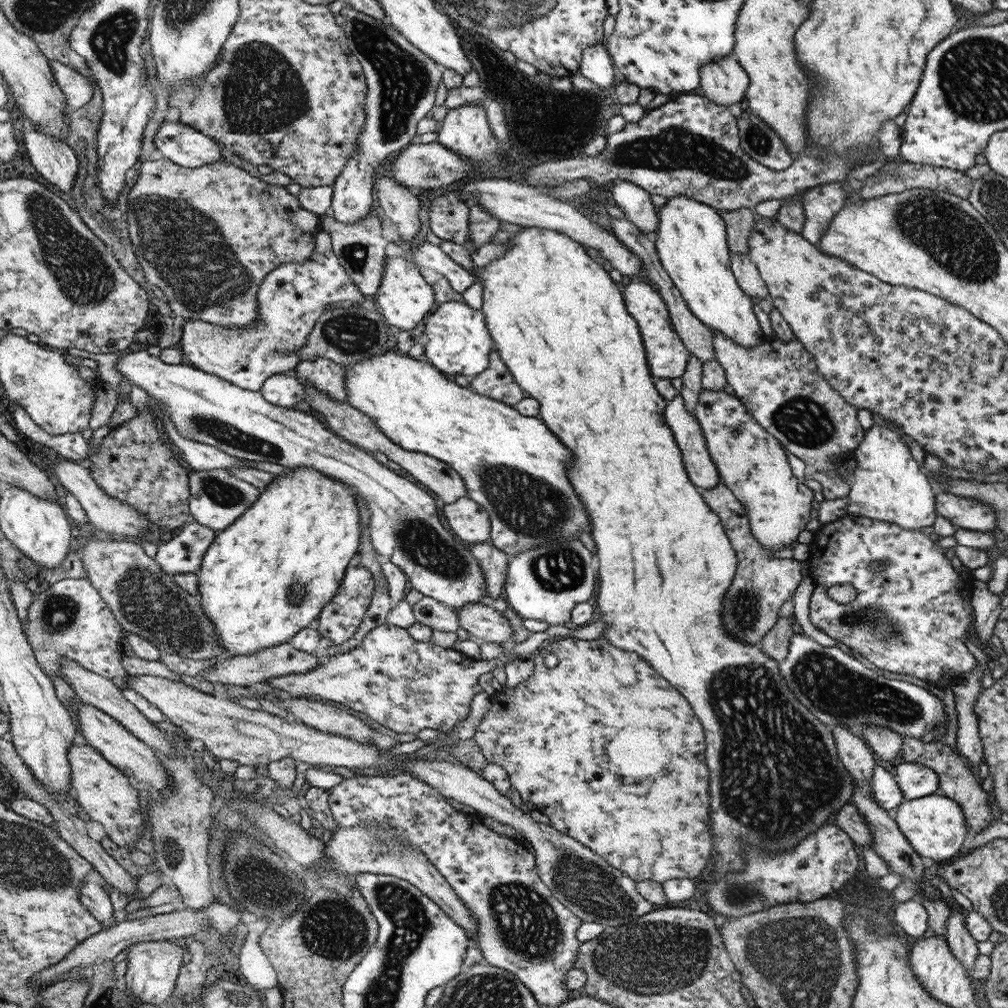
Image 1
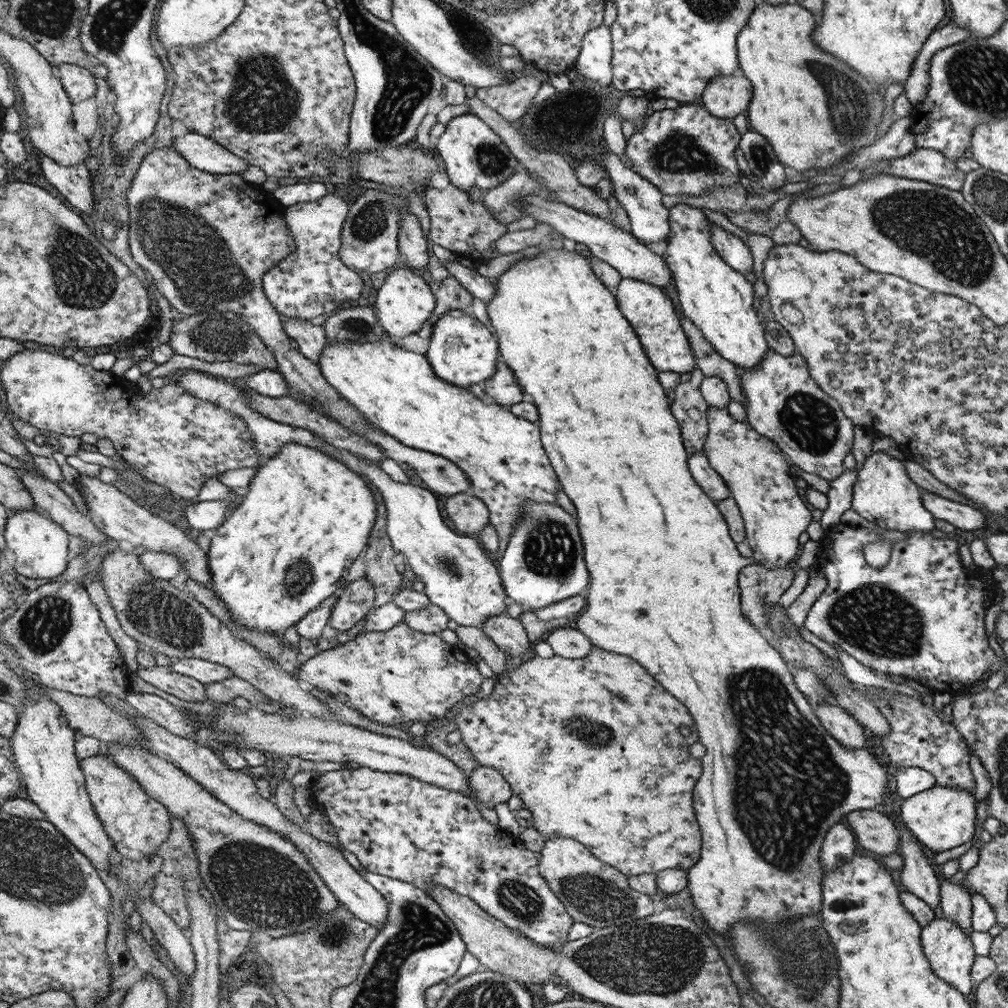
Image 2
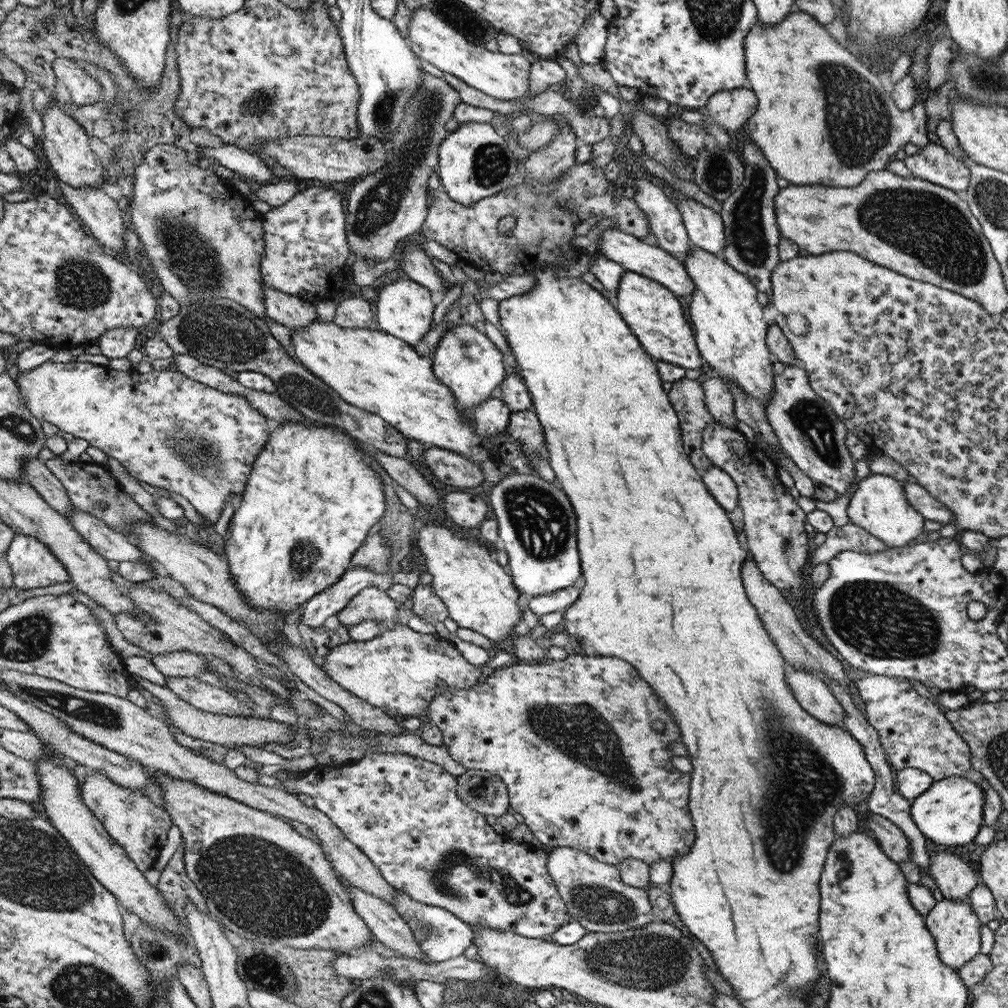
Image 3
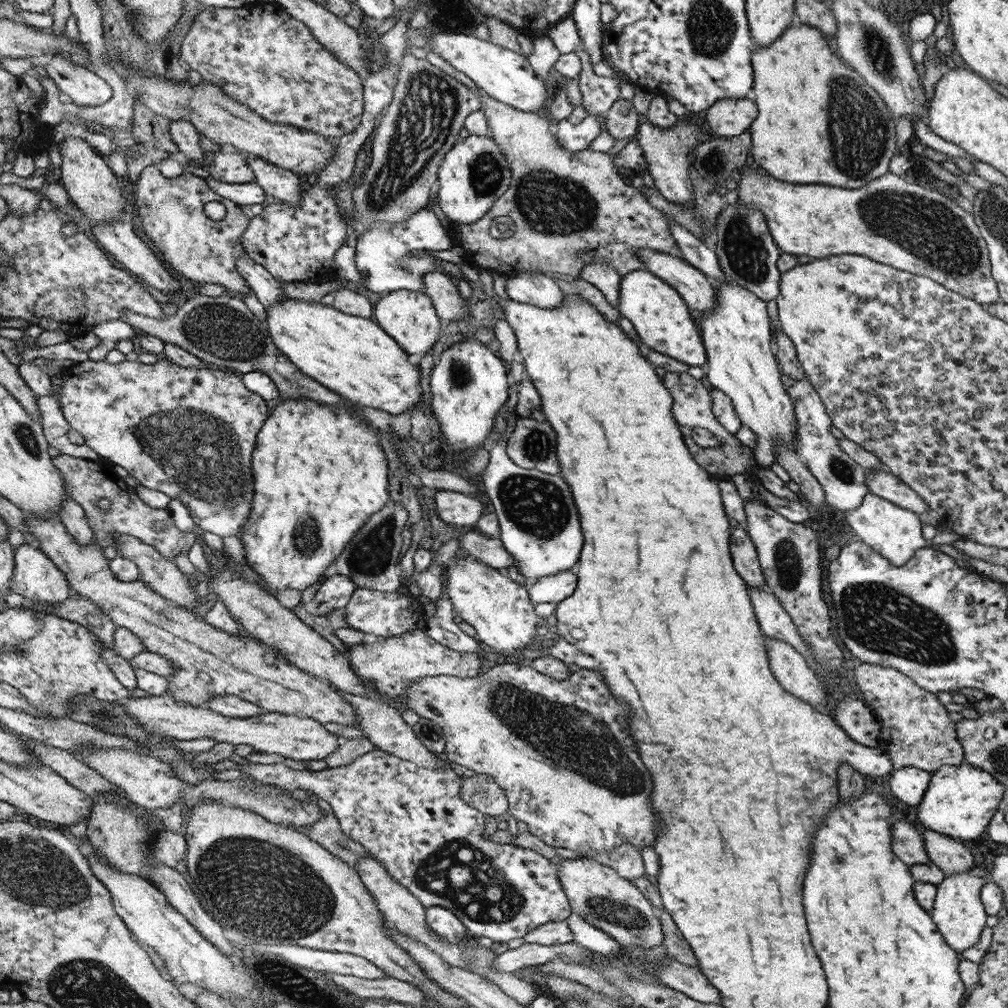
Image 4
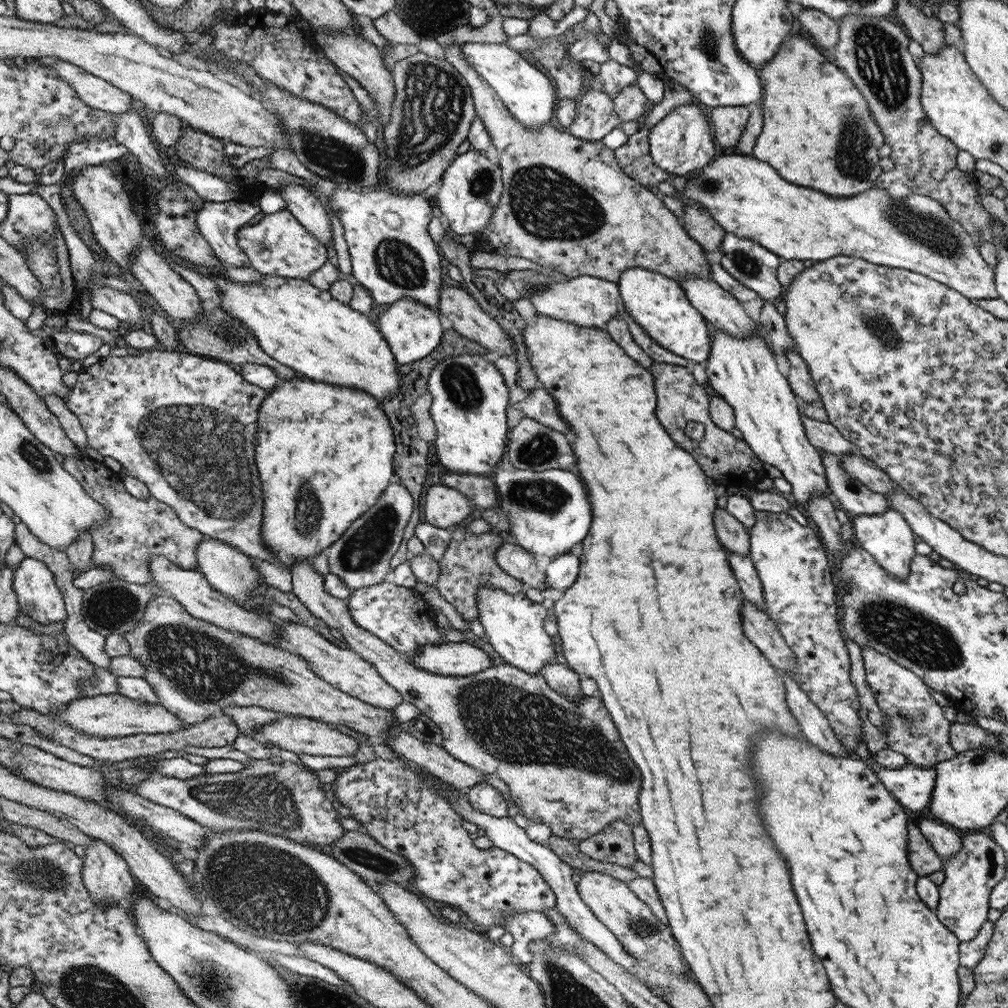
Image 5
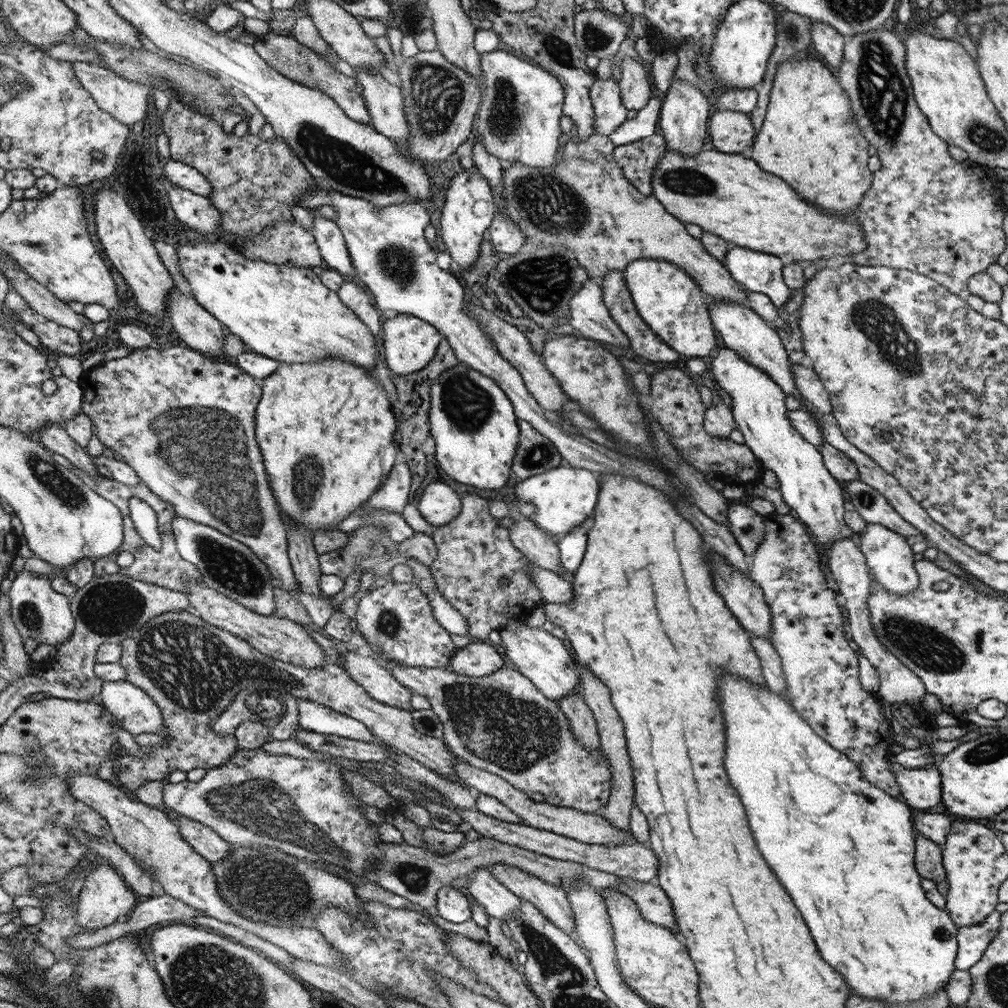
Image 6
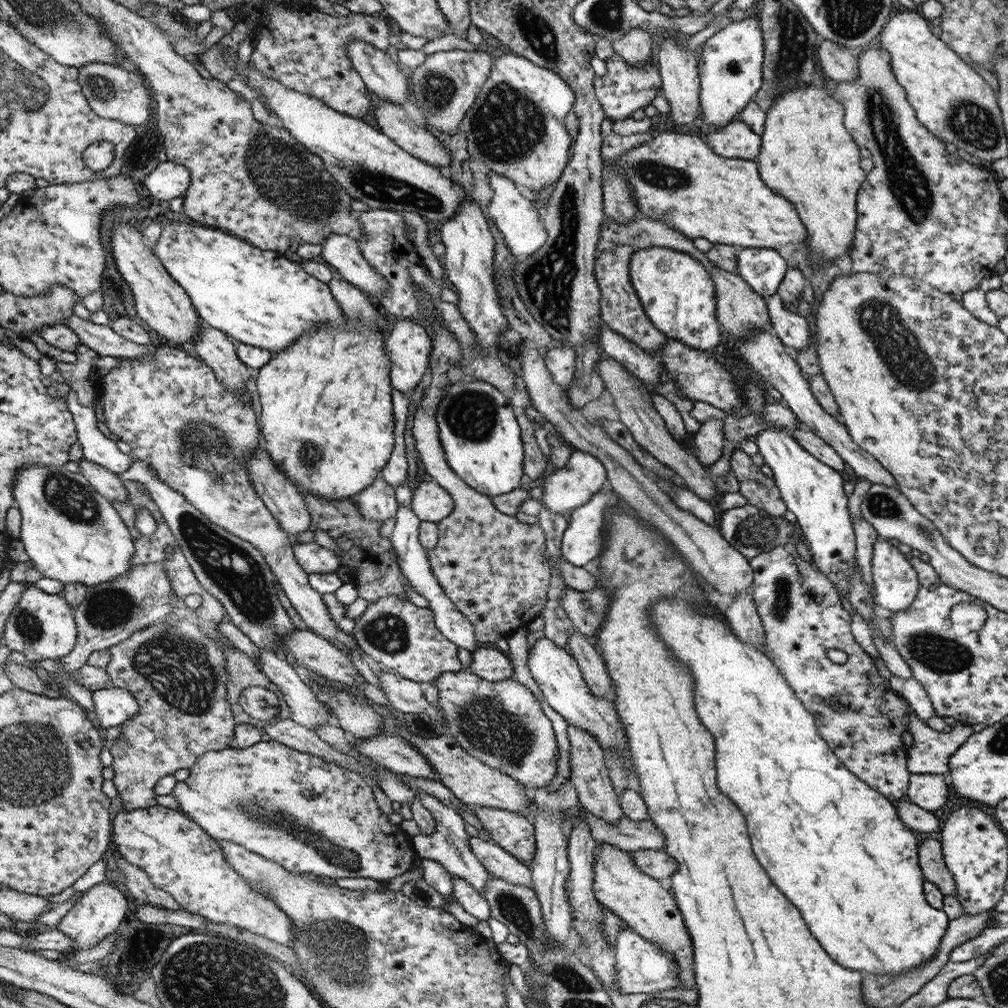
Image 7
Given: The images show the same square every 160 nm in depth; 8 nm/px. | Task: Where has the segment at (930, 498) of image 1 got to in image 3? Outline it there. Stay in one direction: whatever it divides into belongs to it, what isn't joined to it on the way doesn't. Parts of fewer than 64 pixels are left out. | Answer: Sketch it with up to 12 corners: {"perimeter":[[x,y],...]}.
{"perimeter":[[869,472],[847,515],[890,549],[906,546],[925,518],[903,483]]}

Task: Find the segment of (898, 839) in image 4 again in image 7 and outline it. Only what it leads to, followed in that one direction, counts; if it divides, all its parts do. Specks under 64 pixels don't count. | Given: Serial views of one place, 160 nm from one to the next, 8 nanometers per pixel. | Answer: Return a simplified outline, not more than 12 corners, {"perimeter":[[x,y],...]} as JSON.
{"perimeter":[[927,835],[917,855],[925,880],[957,898],[939,838]]}

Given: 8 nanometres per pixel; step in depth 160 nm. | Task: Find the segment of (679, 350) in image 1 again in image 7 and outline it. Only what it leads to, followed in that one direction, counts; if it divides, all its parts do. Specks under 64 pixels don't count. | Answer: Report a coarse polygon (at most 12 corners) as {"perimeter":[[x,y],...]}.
{"perimeter":[[673,248],[631,256],[630,281],[667,338],[713,349],[714,280]]}

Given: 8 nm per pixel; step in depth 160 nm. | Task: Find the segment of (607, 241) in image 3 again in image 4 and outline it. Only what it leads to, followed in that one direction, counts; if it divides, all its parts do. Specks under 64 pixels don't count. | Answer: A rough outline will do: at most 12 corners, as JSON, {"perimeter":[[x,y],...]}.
{"perimeter":[[638,249],[644,270],[690,308],[717,307],[714,282],[689,262]]}

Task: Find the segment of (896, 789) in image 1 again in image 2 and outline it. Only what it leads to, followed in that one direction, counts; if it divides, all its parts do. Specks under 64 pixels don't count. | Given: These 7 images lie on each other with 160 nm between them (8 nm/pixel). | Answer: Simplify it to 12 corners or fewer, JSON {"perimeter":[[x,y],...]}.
{"perimeter":[[588,258],[487,302],[576,506],[577,630],[689,709],[712,930],[820,912],[889,769],[744,617],[738,551]]}

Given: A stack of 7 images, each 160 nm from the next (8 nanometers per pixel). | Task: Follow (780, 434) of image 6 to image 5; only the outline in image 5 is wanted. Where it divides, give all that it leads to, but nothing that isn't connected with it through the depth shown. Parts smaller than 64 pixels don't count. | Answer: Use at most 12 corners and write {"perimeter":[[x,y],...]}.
{"perimeter":[[716,329],[708,388],[807,510],[831,496],[800,400],[762,335]]}

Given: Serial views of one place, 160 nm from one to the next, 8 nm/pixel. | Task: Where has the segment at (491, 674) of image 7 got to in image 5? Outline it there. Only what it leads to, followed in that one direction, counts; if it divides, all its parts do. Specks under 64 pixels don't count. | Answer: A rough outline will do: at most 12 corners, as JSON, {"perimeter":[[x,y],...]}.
{"perimeter":[[464,641],[422,646],[414,667],[452,677],[493,666]]}

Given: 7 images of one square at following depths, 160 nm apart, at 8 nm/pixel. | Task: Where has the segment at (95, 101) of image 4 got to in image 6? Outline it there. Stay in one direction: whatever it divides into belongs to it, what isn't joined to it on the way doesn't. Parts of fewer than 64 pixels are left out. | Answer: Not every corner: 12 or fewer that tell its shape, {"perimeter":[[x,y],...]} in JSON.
{"perimeter":[[76,61],[77,79],[106,112],[134,125],[146,116],[147,85],[96,62]]}

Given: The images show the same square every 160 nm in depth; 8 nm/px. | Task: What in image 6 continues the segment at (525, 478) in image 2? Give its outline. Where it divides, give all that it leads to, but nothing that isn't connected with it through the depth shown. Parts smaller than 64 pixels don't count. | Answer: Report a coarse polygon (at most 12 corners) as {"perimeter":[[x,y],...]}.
{"perimeter":[[178,246],[185,289],[280,363],[377,366],[372,331],[312,269]]}

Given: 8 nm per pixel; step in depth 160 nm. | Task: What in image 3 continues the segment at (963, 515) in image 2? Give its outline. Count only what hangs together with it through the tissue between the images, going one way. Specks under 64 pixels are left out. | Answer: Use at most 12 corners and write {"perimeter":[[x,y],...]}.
{"perimeter":[[918,482],[903,483],[909,503],[928,520],[953,522],[953,512]]}

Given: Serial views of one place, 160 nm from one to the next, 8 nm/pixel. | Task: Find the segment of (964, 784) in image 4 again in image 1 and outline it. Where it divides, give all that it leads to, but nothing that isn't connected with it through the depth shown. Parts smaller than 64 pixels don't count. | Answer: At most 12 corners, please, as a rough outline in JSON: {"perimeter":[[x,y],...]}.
{"perimeter":[[939,792],[898,806],[920,856],[948,861],[968,832],[962,807]]}

